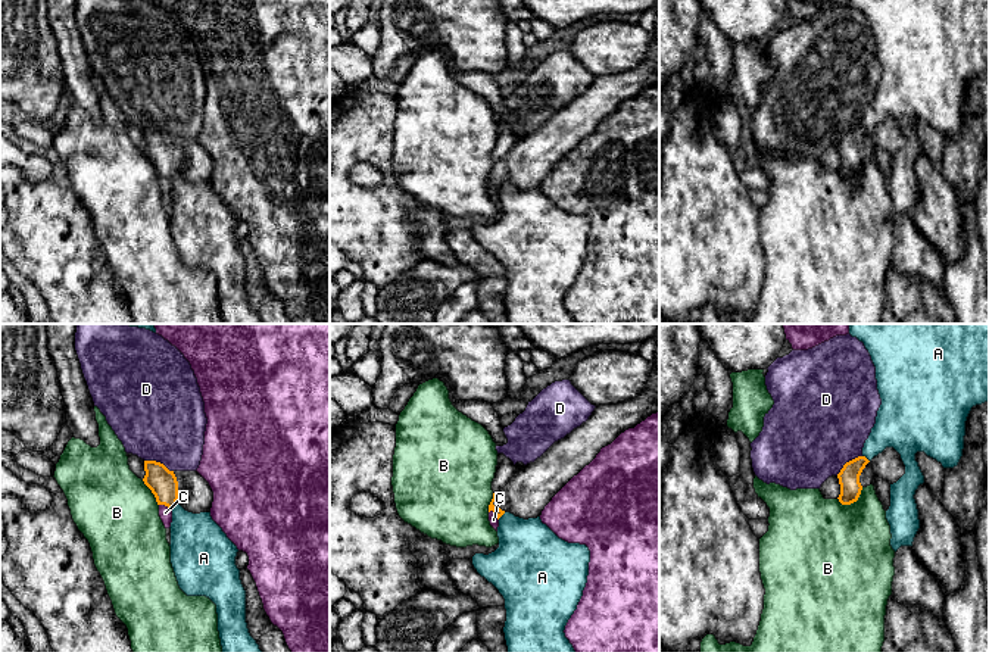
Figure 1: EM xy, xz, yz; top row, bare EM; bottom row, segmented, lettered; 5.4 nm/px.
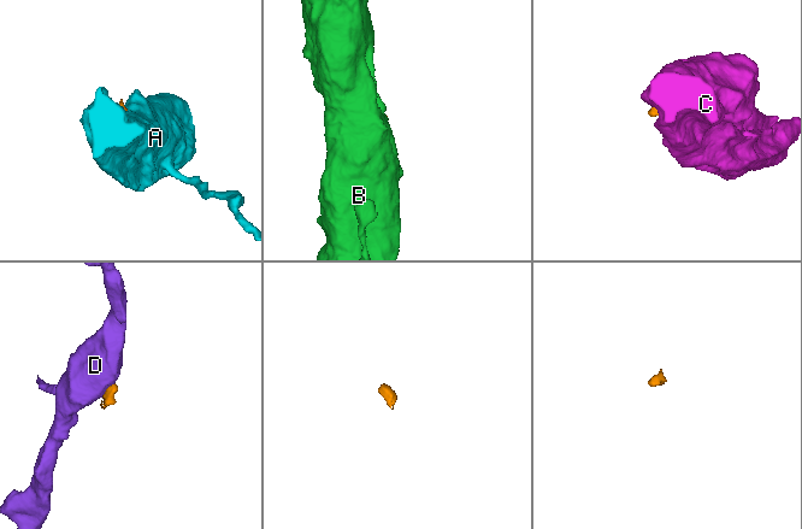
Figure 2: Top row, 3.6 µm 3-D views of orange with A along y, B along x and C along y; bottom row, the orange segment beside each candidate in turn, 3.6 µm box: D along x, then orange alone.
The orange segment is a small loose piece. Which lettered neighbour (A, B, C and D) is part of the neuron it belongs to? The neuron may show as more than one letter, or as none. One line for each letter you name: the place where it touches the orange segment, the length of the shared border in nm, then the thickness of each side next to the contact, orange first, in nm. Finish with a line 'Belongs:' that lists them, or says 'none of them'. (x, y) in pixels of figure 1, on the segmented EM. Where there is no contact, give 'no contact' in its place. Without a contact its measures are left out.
Belongs: none of them

